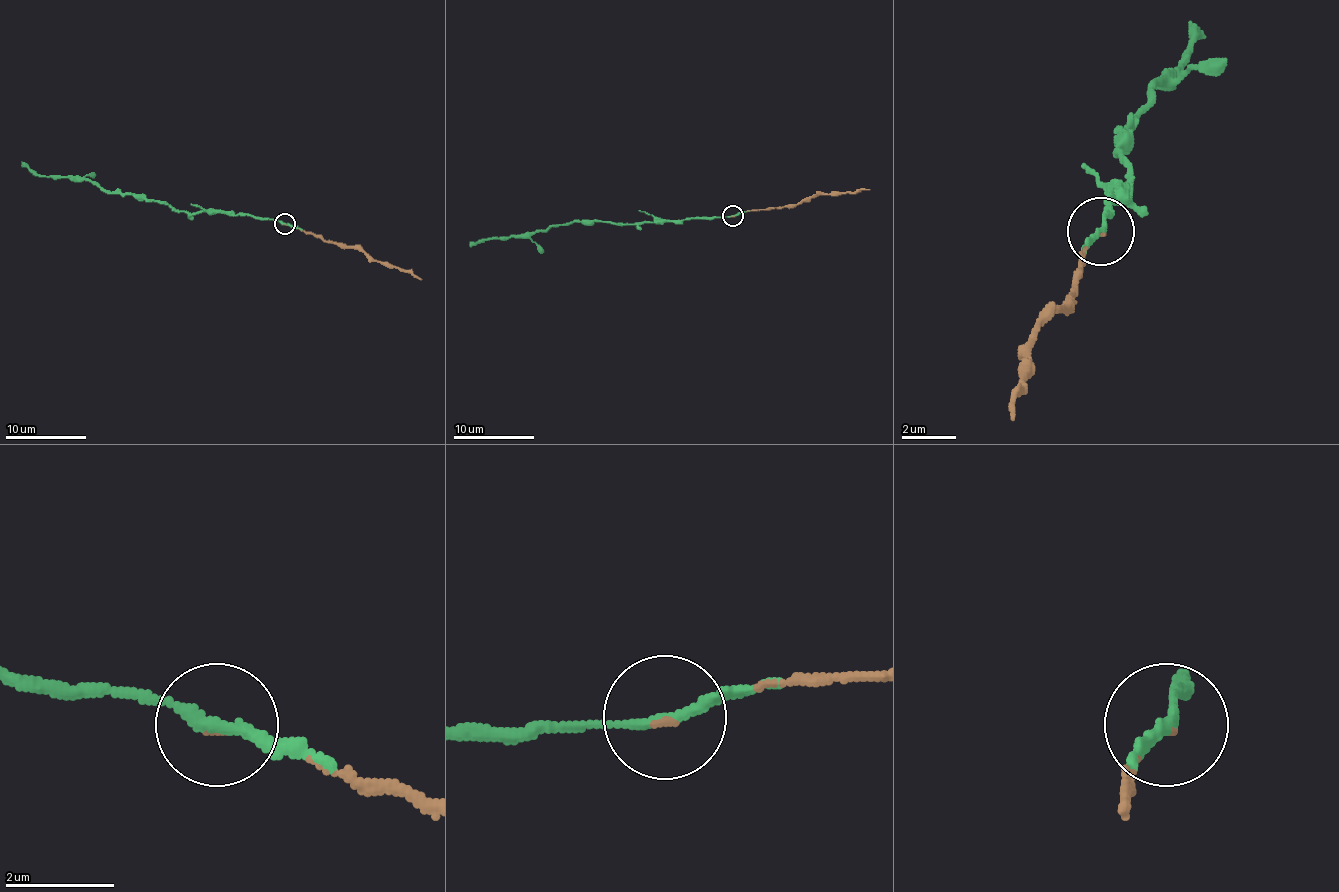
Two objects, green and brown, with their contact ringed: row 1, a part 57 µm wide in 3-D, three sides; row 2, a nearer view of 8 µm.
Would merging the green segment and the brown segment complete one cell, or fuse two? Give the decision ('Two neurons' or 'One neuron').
One neuron

